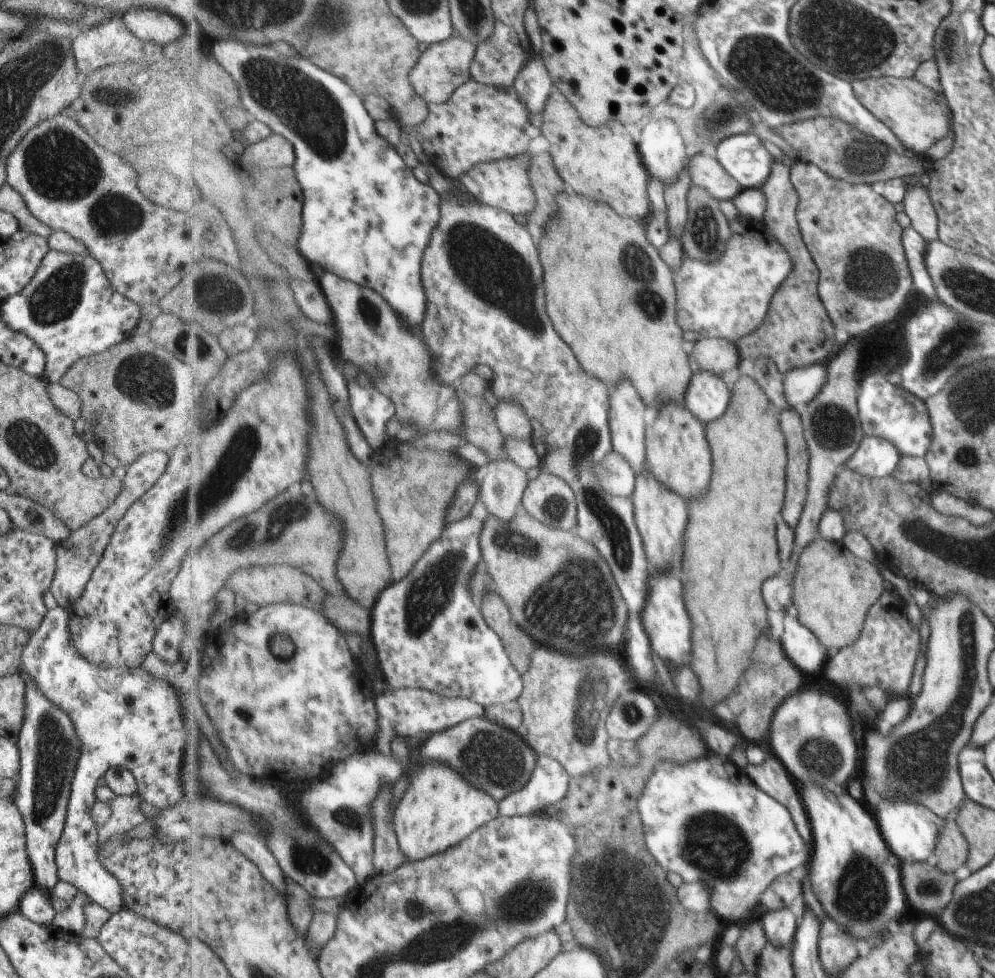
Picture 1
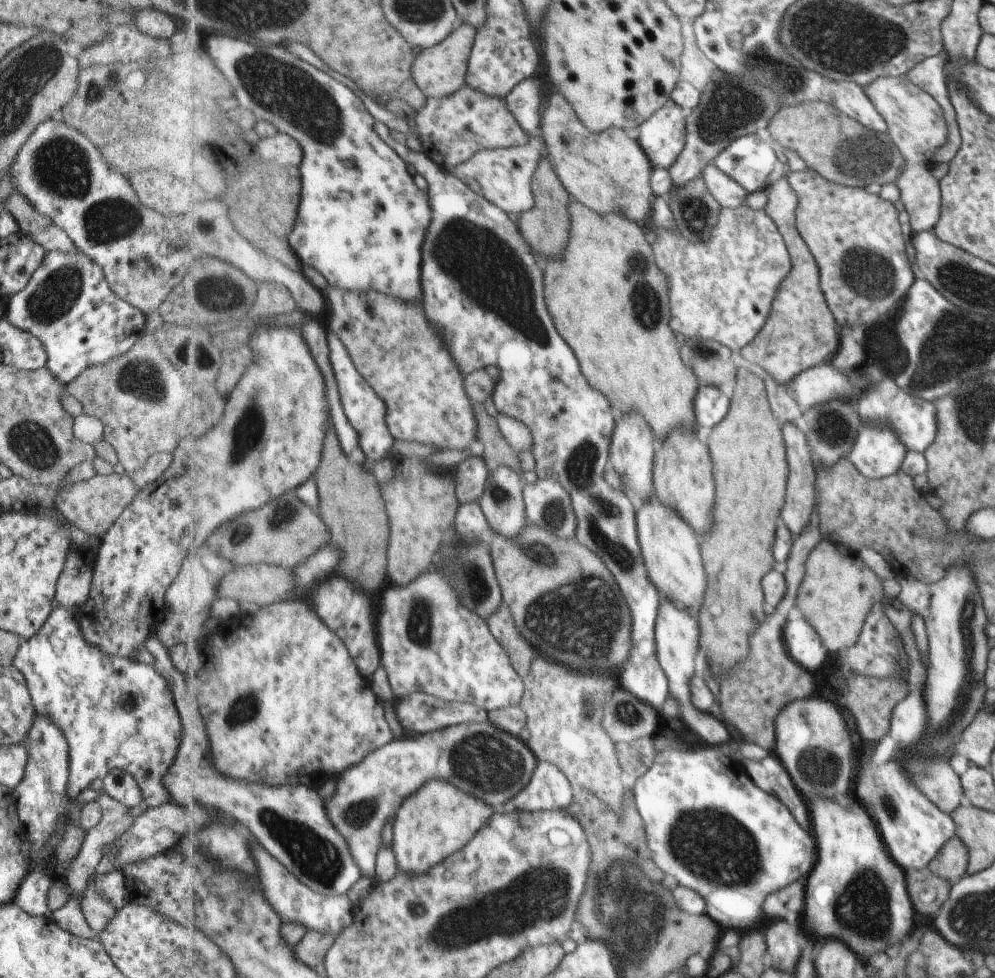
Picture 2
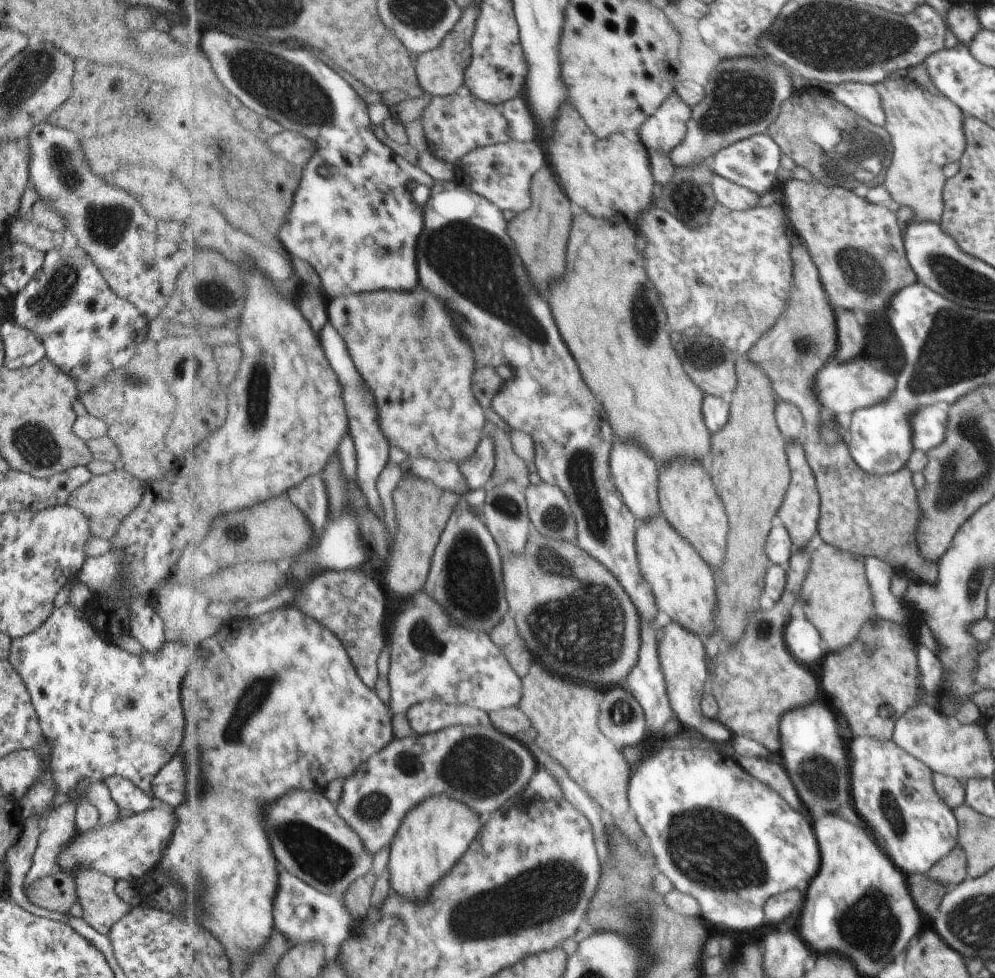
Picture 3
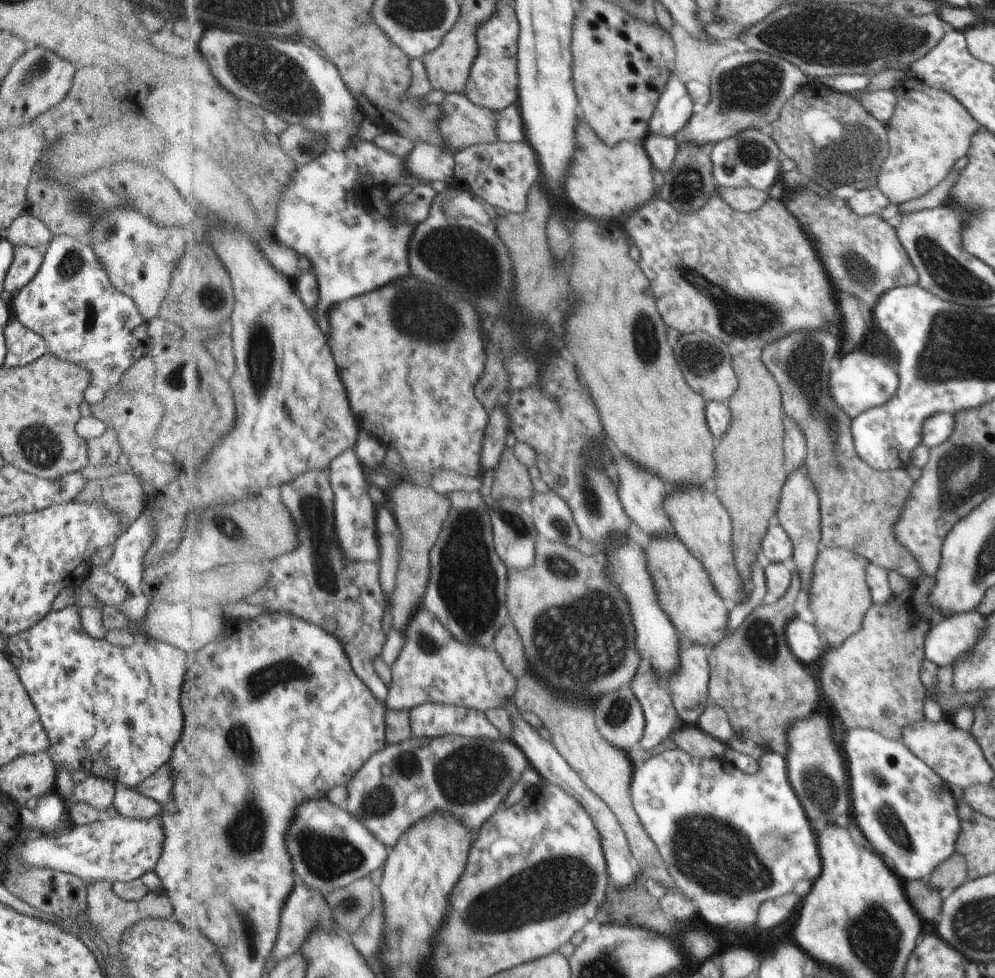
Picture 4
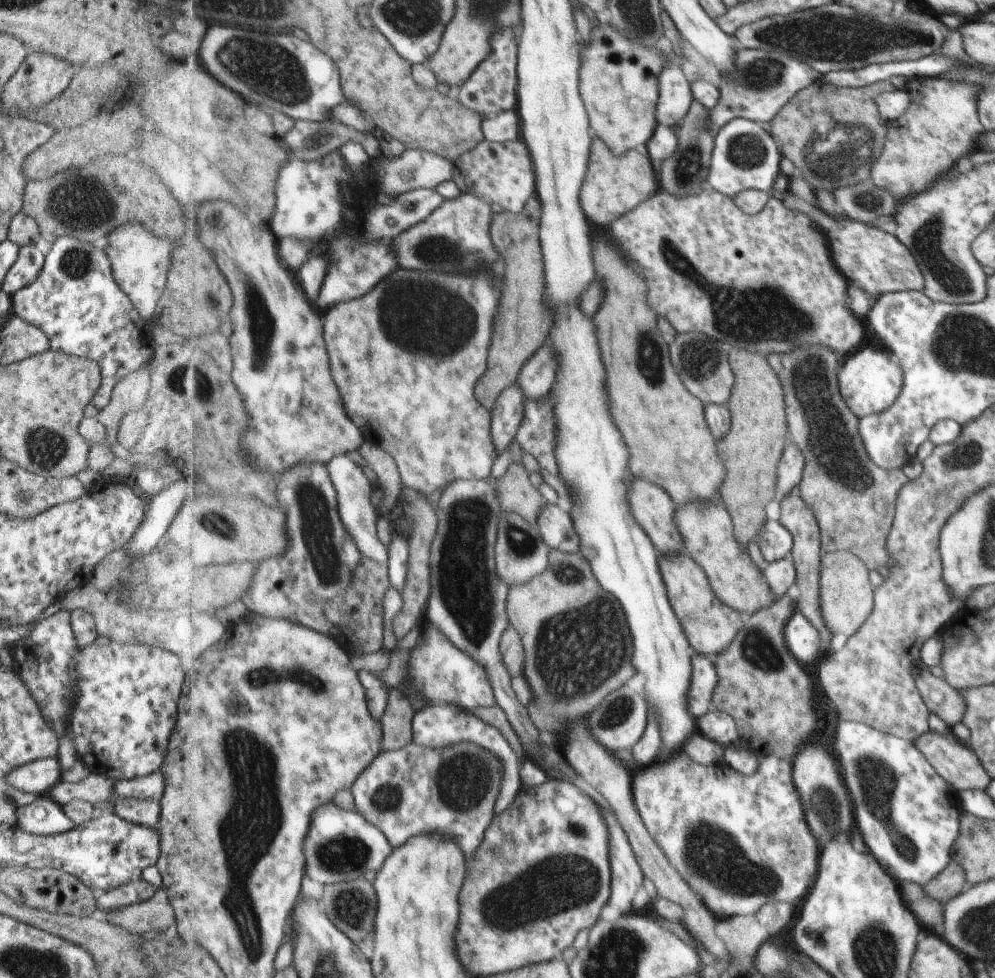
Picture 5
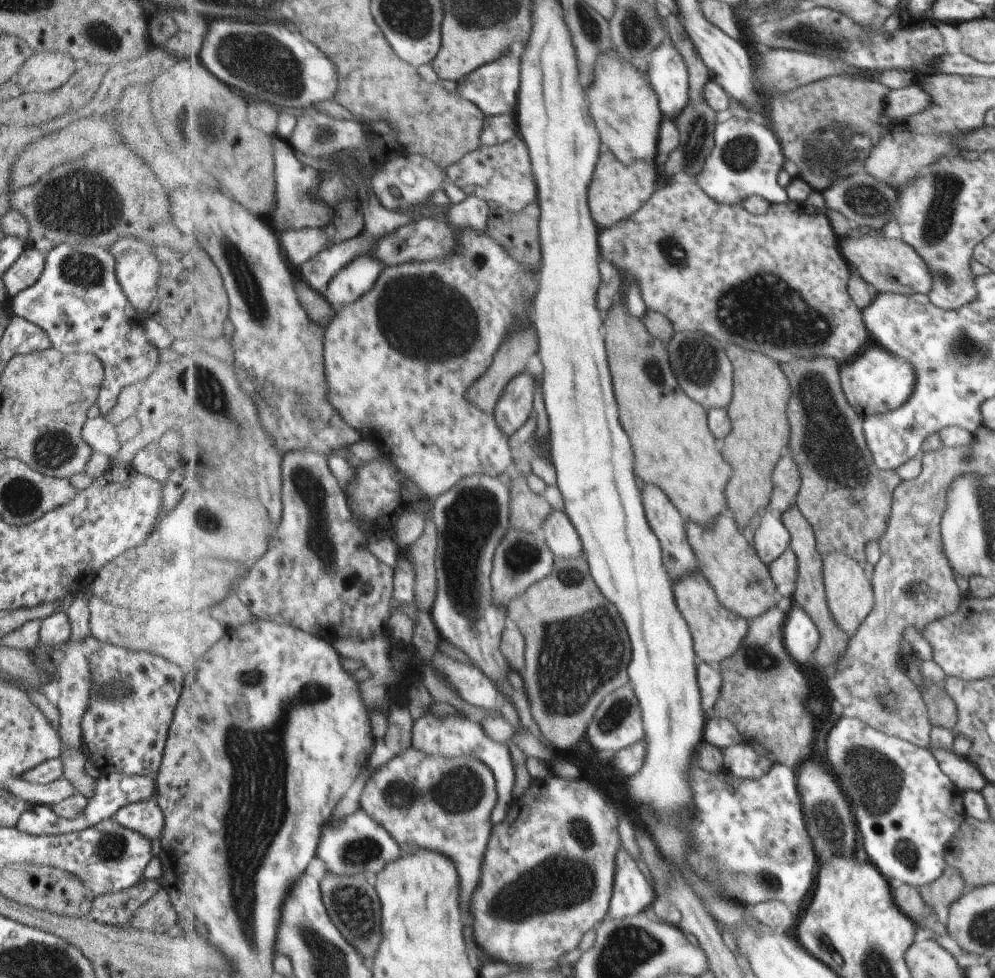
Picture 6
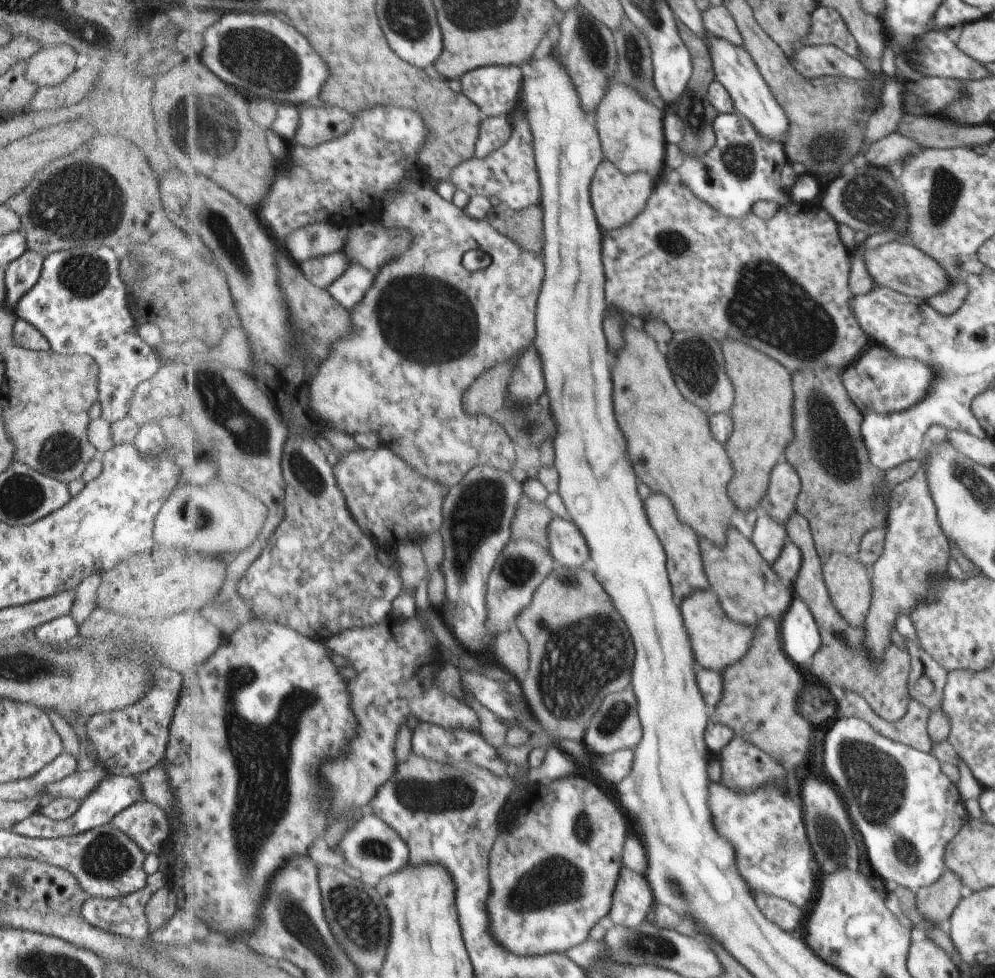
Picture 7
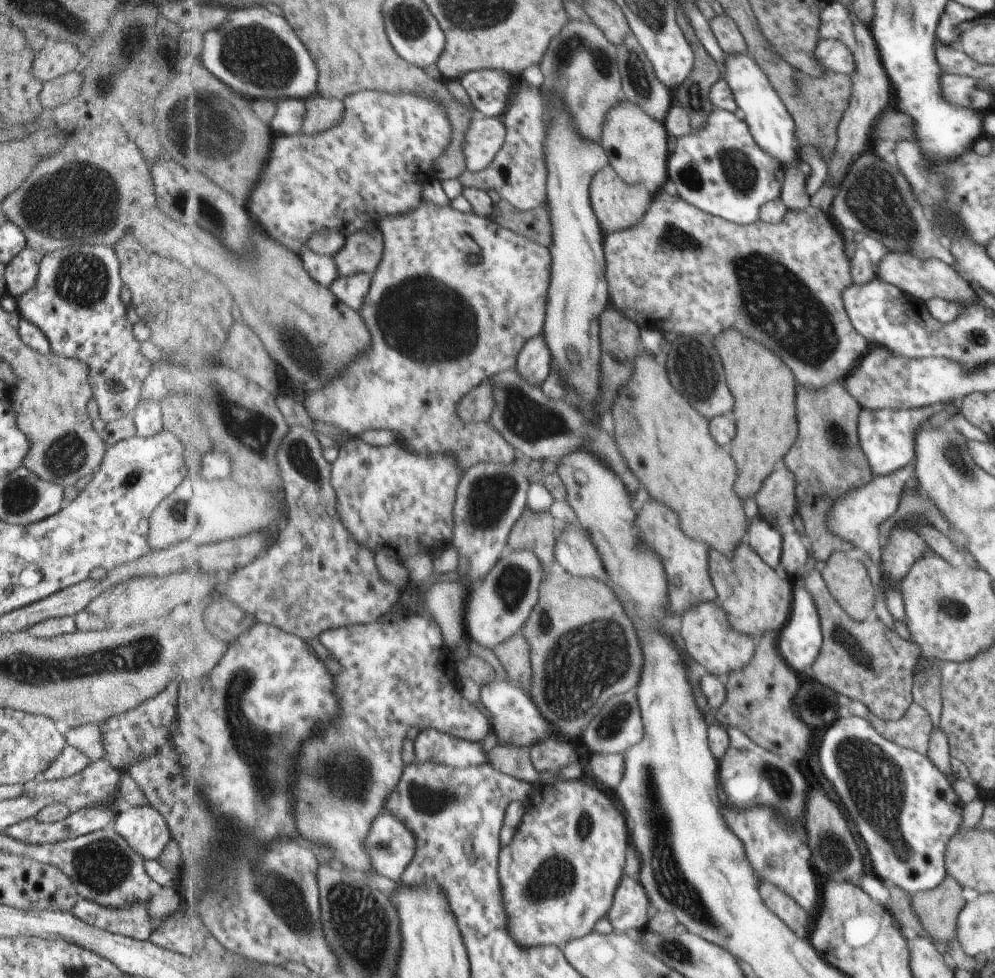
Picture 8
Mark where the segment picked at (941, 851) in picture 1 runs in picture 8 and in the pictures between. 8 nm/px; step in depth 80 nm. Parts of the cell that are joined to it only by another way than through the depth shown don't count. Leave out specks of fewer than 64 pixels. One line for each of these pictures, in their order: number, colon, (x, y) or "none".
2: (950, 862)
3: (950, 870)
4: (951, 874)
5: (951, 880)
6: (940, 894)
7: (935, 904)
8: (937, 909)

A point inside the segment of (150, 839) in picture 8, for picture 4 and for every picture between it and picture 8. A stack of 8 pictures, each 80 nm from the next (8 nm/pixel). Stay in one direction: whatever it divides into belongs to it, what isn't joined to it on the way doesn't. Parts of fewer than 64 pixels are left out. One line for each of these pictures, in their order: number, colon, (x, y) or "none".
4: (129, 803)
5: (143, 812)
6: (145, 817)
7: (145, 823)

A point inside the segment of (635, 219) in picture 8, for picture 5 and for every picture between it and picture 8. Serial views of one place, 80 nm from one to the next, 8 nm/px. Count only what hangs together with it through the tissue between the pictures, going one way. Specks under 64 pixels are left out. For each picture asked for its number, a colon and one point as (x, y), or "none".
5: (615, 184)
6: (618, 190)
7: (629, 193)

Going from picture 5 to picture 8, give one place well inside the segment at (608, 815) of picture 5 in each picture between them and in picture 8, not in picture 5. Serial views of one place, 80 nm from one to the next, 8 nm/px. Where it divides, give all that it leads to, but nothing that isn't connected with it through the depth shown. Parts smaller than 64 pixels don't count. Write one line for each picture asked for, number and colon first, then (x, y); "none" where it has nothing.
6: (633, 892)
7: (633, 898)
8: (630, 913)

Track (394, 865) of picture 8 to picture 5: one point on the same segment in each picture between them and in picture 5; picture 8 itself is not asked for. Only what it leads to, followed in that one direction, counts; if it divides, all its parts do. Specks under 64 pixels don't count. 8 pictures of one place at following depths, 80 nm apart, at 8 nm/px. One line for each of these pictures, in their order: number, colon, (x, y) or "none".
5: (342, 845)
6: (351, 846)
7: (372, 848)

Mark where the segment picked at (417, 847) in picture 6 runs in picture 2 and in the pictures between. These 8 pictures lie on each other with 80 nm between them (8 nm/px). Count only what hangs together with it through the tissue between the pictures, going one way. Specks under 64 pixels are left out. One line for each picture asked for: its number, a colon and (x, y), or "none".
2: (486, 761)
3: (482, 766)
4: (470, 777)
5: (414, 790)

